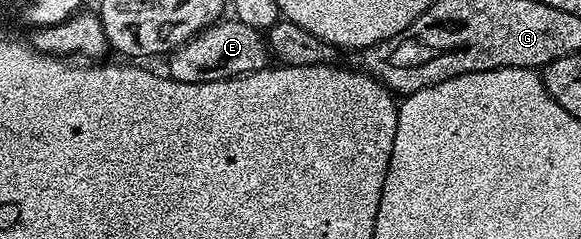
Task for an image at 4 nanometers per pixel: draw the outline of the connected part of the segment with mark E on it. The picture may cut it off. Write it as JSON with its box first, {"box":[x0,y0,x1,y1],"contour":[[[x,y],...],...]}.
{"box":[166,17,269,83],"contour":[[[223,17],[218,23],[197,32],[188,43],[170,52],[166,74],[177,81],[204,83],[251,75],[269,66],[269,48],[264,32],[242,24],[237,18]]]}

